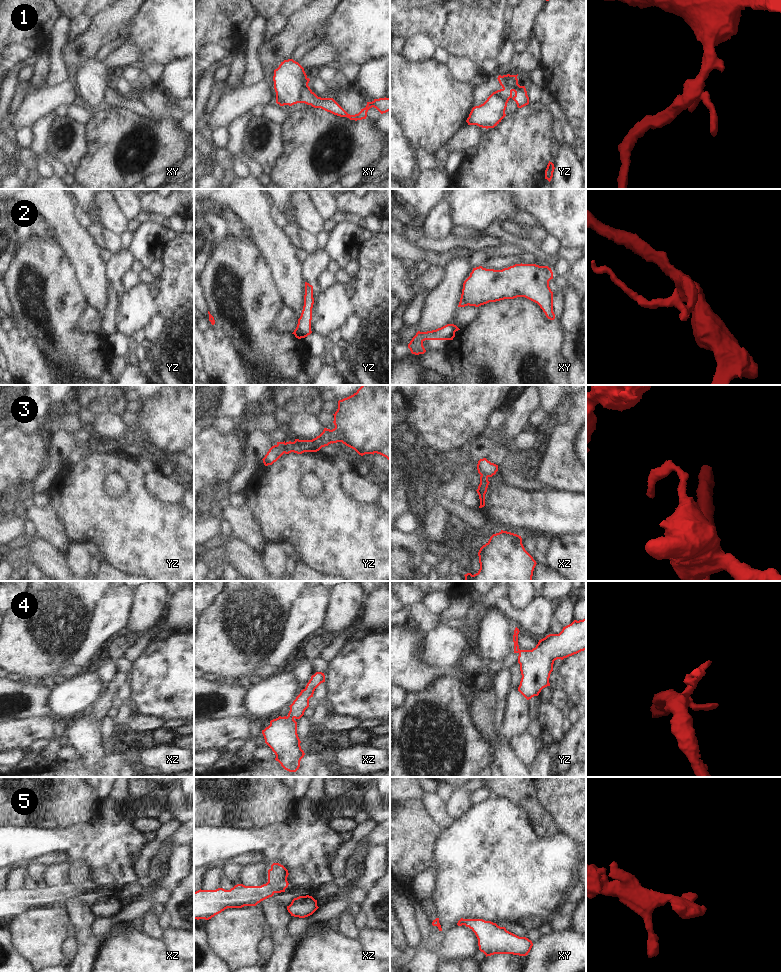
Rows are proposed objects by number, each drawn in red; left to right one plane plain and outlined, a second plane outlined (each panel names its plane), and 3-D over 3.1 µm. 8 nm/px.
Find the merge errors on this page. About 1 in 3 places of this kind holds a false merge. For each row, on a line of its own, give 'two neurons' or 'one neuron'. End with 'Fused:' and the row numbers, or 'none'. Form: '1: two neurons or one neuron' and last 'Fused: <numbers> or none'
1: two neurons
2: two neurons
3: one neuron
4: one neuron
5: one neuron
Fused: 1, 2

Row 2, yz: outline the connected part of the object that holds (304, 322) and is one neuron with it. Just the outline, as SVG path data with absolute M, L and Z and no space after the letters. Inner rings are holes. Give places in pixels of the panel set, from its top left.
M305 282L304 306L296 327L296 329L298 329L302 333L303 338L312 333L311 320L313 304L313 286Z

